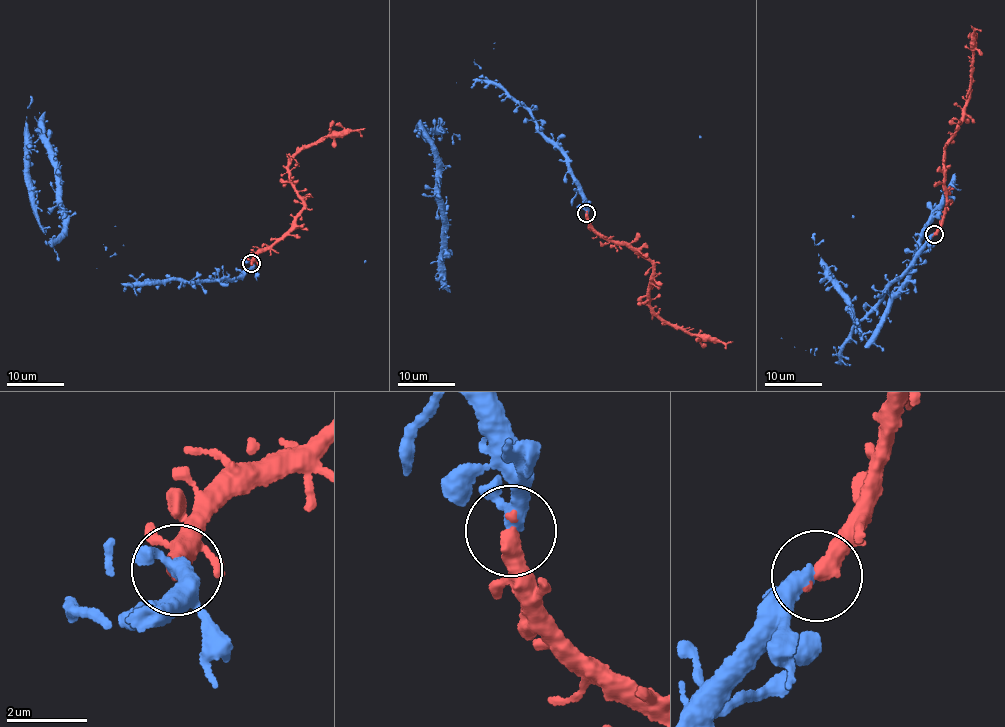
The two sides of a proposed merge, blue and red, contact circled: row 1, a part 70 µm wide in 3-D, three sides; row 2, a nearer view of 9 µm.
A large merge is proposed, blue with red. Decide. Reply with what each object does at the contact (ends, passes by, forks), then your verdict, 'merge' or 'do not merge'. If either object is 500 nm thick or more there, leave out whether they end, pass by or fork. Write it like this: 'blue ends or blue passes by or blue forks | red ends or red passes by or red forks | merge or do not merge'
blue passes by | red ends | merge

